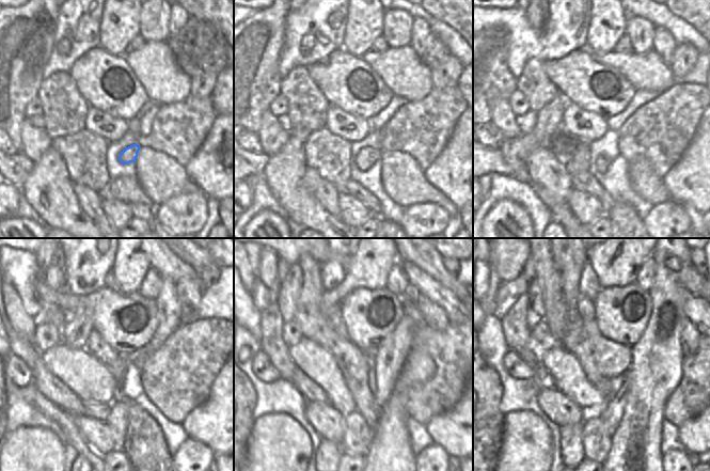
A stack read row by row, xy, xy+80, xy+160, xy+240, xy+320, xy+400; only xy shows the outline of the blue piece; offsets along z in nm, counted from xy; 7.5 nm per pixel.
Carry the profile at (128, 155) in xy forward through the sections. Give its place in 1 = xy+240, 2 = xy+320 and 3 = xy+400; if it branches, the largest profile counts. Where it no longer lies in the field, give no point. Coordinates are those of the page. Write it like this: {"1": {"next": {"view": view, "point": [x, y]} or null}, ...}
{"1": {"next": {"view": "xy+240", "point": [116, 420]}}, "2": {"next": {"view": "xy+320", "point": [358, 437]}}, "3": {"next": {"view": "xy+400", "point": [596, 438]}}}

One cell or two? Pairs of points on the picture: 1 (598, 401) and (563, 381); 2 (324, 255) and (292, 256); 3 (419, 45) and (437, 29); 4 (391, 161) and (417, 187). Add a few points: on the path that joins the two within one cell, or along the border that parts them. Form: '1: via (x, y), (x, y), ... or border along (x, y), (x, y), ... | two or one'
1: via (589, 399), (571, 382) | one
2: via (316, 249), (299, 249) | one
3: border along (413, 16), (419, 16), (429, 27), (430, 31) | two
4: via (398, 165), (398, 168), (410, 179) | one

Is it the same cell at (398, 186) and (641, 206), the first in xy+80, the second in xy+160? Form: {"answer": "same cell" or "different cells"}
{"answer": "different cells"}

